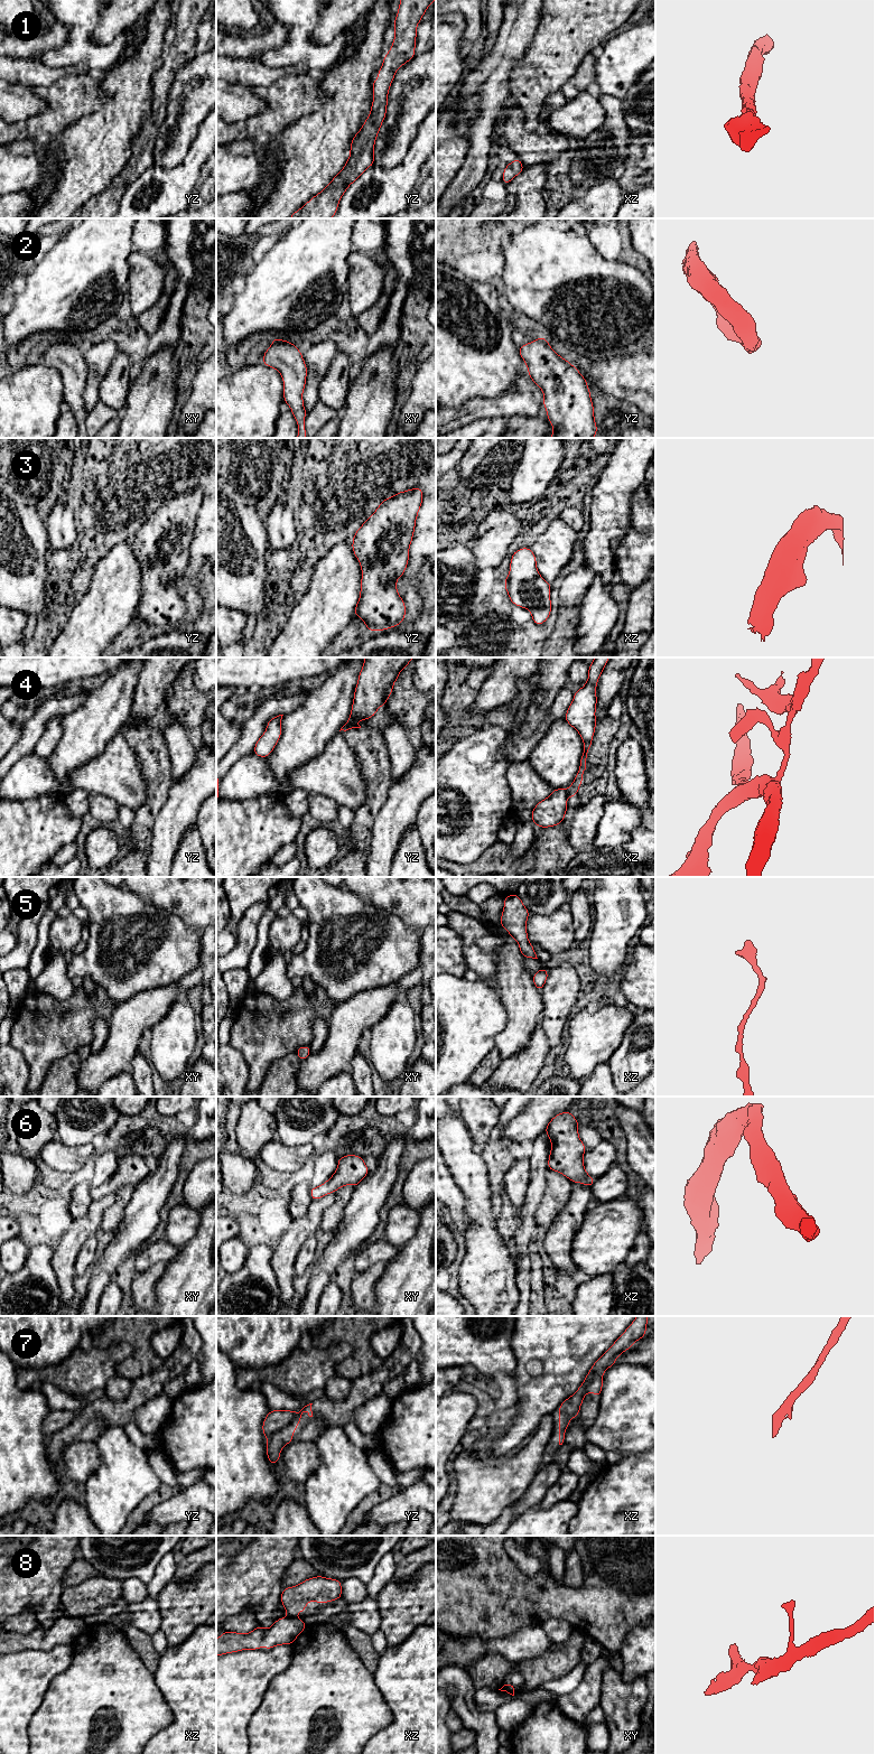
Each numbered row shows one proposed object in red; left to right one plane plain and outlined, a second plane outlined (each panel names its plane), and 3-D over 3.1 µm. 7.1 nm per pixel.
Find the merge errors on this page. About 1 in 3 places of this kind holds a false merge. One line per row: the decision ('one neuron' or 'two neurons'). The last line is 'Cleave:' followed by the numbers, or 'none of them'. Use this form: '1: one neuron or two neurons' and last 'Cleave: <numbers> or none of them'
1: one neuron
2: one neuron
3: one neuron
4: two neurons
5: one neuron
6: one neuron
7: two neurons
8: two neurons
Cleave: 4, 7, 8

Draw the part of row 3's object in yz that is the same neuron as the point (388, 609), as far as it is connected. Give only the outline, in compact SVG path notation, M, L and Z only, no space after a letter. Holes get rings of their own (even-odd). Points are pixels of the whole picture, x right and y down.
M421 487L385 498L353 537L352 549L362 570L360 598L354 615L365 623L367 631L384 631L404 621L406 604L398 594L397 580L403 576L409 561L409 549L422 500Z

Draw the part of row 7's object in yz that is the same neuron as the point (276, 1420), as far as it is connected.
M270 1410L262 1424L263 1436L269 1439L274 1433L283 1429L297 1418L291 1410Z

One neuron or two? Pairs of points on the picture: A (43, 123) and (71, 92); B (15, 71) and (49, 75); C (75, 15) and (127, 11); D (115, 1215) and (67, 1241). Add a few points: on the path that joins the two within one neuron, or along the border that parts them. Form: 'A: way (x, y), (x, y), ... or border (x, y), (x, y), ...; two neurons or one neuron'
A: way (50, 115), (66, 100); one neuron
B: way (24, 73), (40, 75); one neuron
C: border (102, 11), (92, 36); two neurons
D: border (114, 1201), (103, 1213), (99, 1229); two neurons

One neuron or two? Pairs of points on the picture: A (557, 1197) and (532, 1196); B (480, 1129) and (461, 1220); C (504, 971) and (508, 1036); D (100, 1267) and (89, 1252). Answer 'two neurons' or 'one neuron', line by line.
A: two neurons
B: two neurons
C: one neuron
D: two neurons

